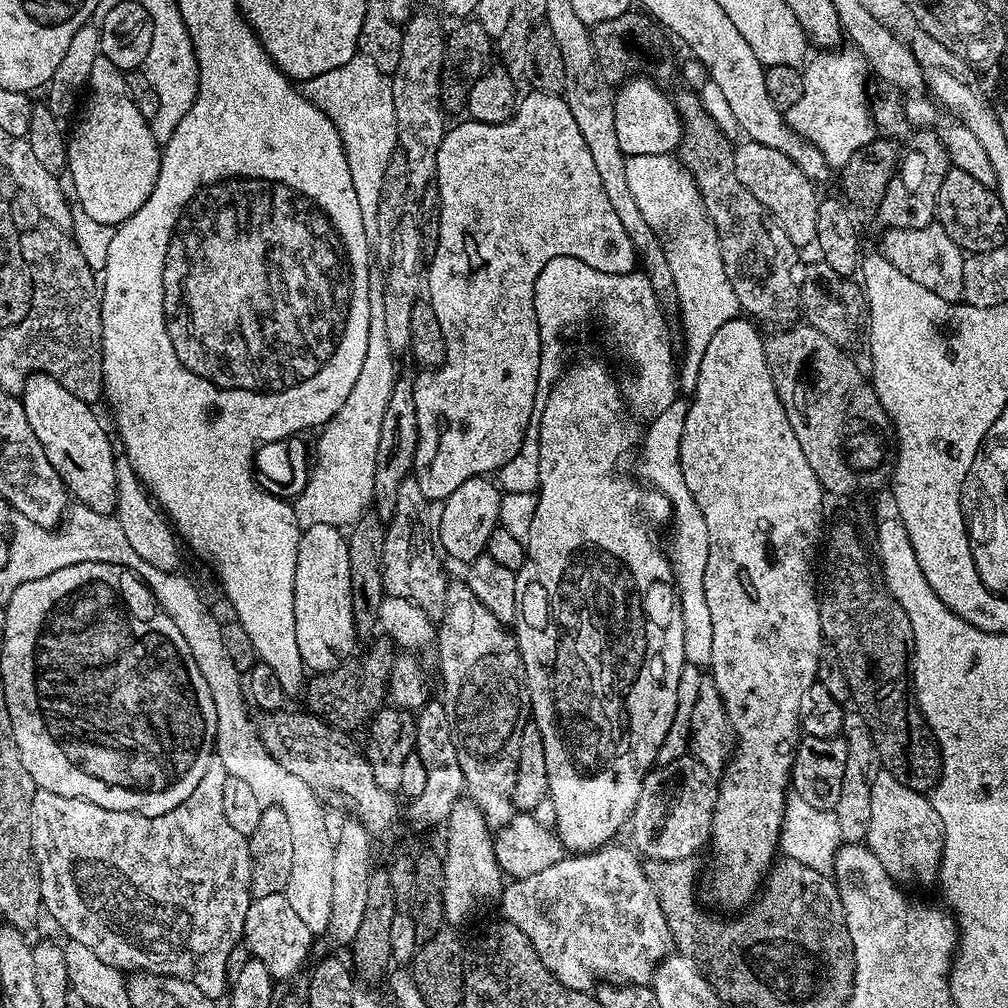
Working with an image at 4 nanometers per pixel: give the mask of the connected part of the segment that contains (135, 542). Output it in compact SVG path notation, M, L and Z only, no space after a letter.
M126 458L116 461L116 511L114 517L121 524L123 533L126 534L132 549L145 562L150 562L150 566L158 566L158 570L167 572L175 572L180 568L181 545L177 535L164 514L158 511L148 489L136 477Z

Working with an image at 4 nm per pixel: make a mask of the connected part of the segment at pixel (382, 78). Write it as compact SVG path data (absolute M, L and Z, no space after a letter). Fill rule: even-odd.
M358 54L350 58L350 62L334 70L326 70L326 74L303 81L298 91L334 122L350 166L354 195L362 209L362 226L368 237L374 238L378 234L378 198L382 198L382 177L386 175L390 158L398 151L398 126L389 73L378 70L368 56Z

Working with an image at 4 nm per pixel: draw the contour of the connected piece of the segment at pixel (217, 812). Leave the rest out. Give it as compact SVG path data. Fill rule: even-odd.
M213 755L210 766L206 766L206 774L202 774L198 786L194 786L194 794L190 794L186 802L182 802L165 816L143 816L137 812L106 810L85 800L51 794L52 817L49 818L48 824L44 824L43 818L40 817L40 803L46 794L43 789L37 789L35 798L31 800L31 834L32 852L35 854L36 868L41 877L41 905L46 914L49 913L52 919L60 923L65 937L82 942L90 950L94 950L102 962L125 973L153 972L159 976L191 980L194 986L198 986L198 990L202 990L202 994L206 994L211 1000L219 1001L230 984L226 974L226 958L230 958L230 950L234 950L234 946L241 943L246 910L254 899L250 890L248 837L238 834L238 830L230 826L222 802L228 775L226 766L222 766L222 758ZM88 848L110 848L113 854L120 852L120 868L146 892L150 904L154 904L152 908L156 908L156 928L154 918L144 920L152 924L152 928L138 928L136 934L142 936L132 936L132 940L128 942L106 940L102 938L102 932L96 932L96 928L92 930L92 918L82 918L82 898L77 895L74 882L70 882L70 868L80 868L76 860L80 860Z

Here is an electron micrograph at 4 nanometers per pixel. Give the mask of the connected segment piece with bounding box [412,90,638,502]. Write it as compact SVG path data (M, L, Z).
M532 90L532 91L529 91L529 93L530 93L530 94L529 94L529 96L528 96L528 97L526 97L526 98L525 98L525 100L524 100L524 97L523 97L523 99L521 99L521 100L520 100L520 101L519 101L519 103L517 103L517 106L516 106L516 110L515 110L515 112L513 112L513 114L512 114L512 118L511 118L511 120L507 120L507 121L506 121L506 122L505 122L505 123L504 123L504 124L483 124L483 123L482 123L482 122L478 122L478 121L477 121L477 120L474 120L474 119L471 119L471 118L468 118L468 119L465 119L465 121L466 121L466 122L465 122L465 124L456 124L456 125L454 125L454 126L453 126L453 128L452 128L452 125L451 125L451 127L449 127L449 128L448 128L448 129L447 129L447 131L445 131L445 133L444 133L444 137L443 137L443 138L442 138L442 146L438 146L438 154L437 154L437 170L436 170L436 174L435 174L435 179L434 179L434 181L435 181L435 183L436 183L436 186L437 186L437 188L438 188L438 190L439 190L439 191L440 191L440 194L441 194L441 228L440 228L440 233L439 233L439 234L438 234L438 248L437 248L437 254L436 254L436 255L434 255L434 258L433 258L433 260L432 260L432 262L431 262L431 263L429 263L429 264L428 264L428 265L427 265L427 268L426 268L426 288L427 288L427 291L428 291L428 288L429 288L429 290L430 290L430 291L432 291L432 296L430 296L430 303L431 303L431 304L432 304L432 305L433 305L433 306L434 306L434 314L438 314L438 322L442 322L442 334L443 334L443 335L444 335L444 337L445 337L445 338L446 338L446 358L445 358L445 359L444 359L444 363L443 363L443 364L441 364L441 365L440 365L440 367L439 367L439 368L437 368L437 369L435 369L435 370L424 370L424 371L421 371L421 372L420 372L420 373L419 373L419 374L420 374L420 375L421 375L421 376L420 376L420 377L418 377L418 378L417 378L417 377L415 377L415 380L414 380L414 383L413 383L413 386L412 386L412 389L413 389L413 390L414 390L414 407L415 407L415 408L417 408L417 409L418 409L418 446L417 446L417 447L416 447L416 463L415 463L415 465L414 465L414 478L415 478L415 479L416 479L416 481L417 481L417 482L418 482L418 486L422 486L422 494L426 494L426 498L427 498L427 499L428 499L428 500L429 500L429 501L430 501L430 502L443 502L443 501L444 501L444 499L445 499L445 498L446 498L446 497L447 497L447 496L449 496L449 495L450 495L450 494L454 494L454 490L458 490L458 486L462 486L462 482L466 482L466 481L467 481L467 480L469 480L469 479L470 479L470 478L474 478L474 477L475 477L475 476L483 476L483 477L487 477L487 476L488 476L488 475L489 475L489 474L496 474L496 473L499 473L499 471L500 471L500 467L502 467L502 465L503 465L503 464L505 464L505 463L506 463L506 462L510 462L510 458L514 458L514 454L518 454L518 453L519 453L519 452L520 452L520 451L521 451L521 450L522 450L522 446L523 446L523 445L524 445L524 439L525 439L525 438L526 438L526 434L527 434L527 433L528 433L528 430L529 430L529 428L531 428L531 427L533 427L533 424L534 424L534 413L535 413L535 412L536 412L536 411L537 411L537 408L538 408L538 400L537 400L537 404L536 404L536 392L537 392L537 393L538 393L538 389L539 389L539 388L540 388L540 379L539 379L539 378L538 378L538 370L539 370L539 369L540 369L540 327L539 327L539 326L538 326L538 322L537 322L537 321L536 321L536 315L535 315L535 314L534 314L534 282L535 282L535 281L536 281L536 279L537 279L537 278L538 278L538 274L542 274L542 266L546 266L546 262L550 262L550 258L558 258L558 257L559 257L559 256L560 256L560 255L568 255L568 256L576 256L576 257L578 257L578 259L581 259L581 260L582 260L582 262L586 262L586 263L588 263L588 264L592 264L592 266L593 266L593 268L594 268L594 270L600 270L600 271L602 271L602 272L603 272L603 273L605 273L605 274L626 274L626 273L627 273L627 272L631 272L631 271L633 271L633 269L635 269L635 268L636 268L636 267L637 267L637 264L638 264L638 257L637 257L637 254L636 254L636 251L635 251L635 250L634 250L634 246L633 246L633 245L632 245L632 243L631 243L631 242L630 242L630 238L629 238L629 237L628 237L628 235L627 235L627 234L626 234L626 230L622 230L622 222L618 222L618 214L614 214L614 206L610 206L610 198L606 198L606 186L602 186L602 178L601 178L601 176L600 176L600 175L599 175L599 174L598 174L598 169L596 169L596 168L595 168L595 166L594 166L594 158L590 158L590 150L586 150L586 138L582 138L582 130L578 130L578 122L574 122L574 114L570 114L570 106L569 106L569 105L568 105L568 103L567 103L567 102L566 102L566 101L564 101L564 98L563 98L563 95L559 95L559 96L547 96L547 94L546 94L546 93L545 93L545 92L538 92L538 91L535 91L535 90Z

